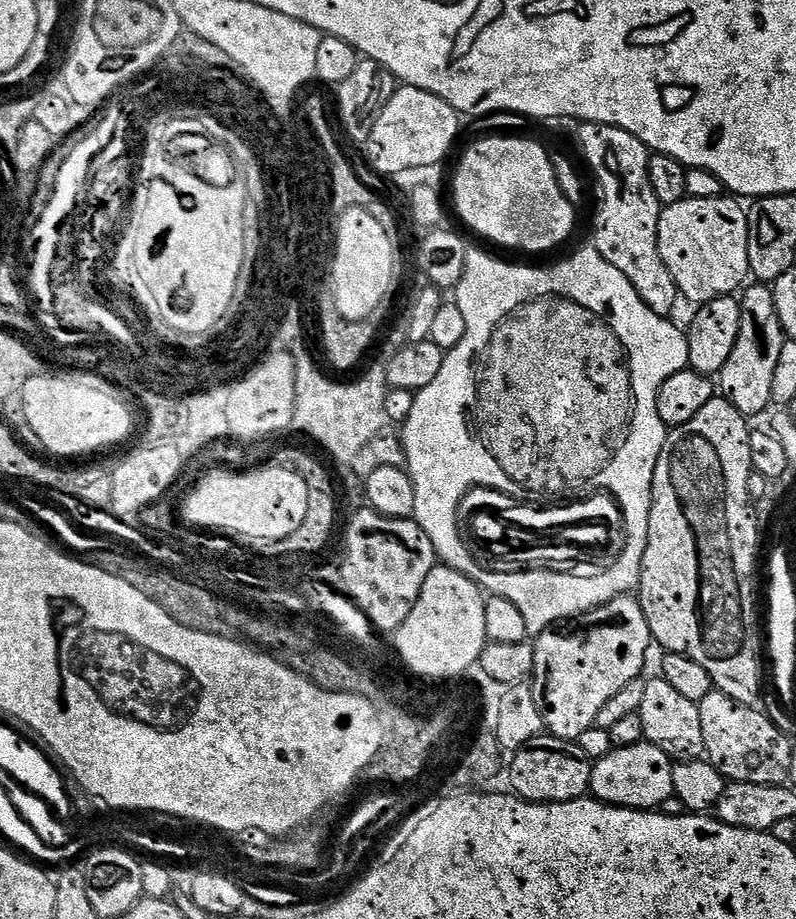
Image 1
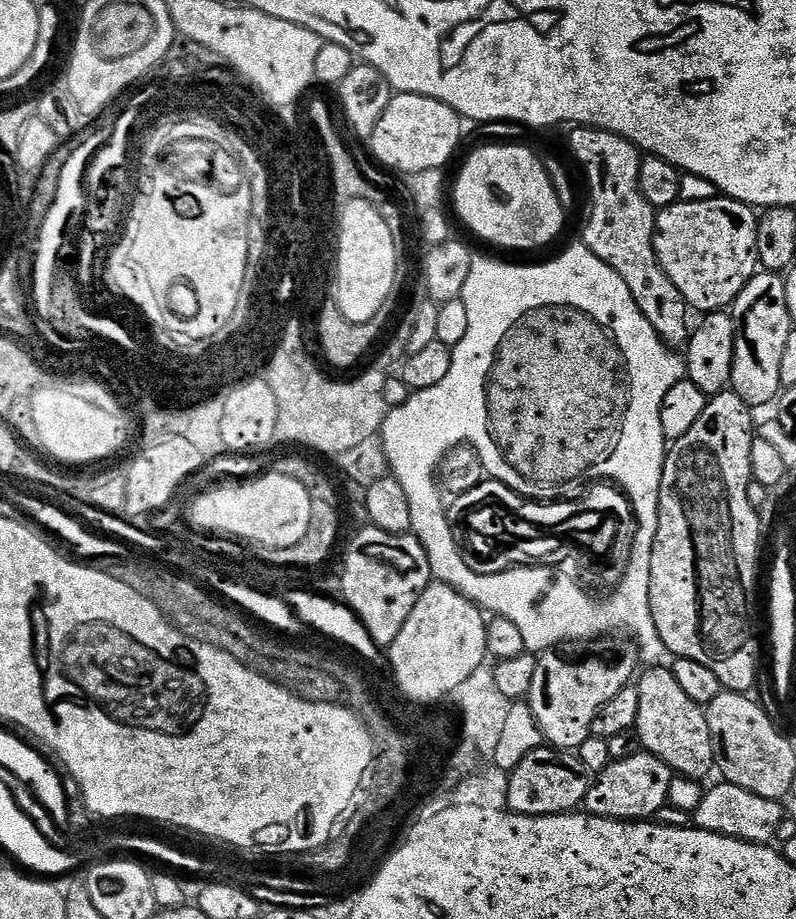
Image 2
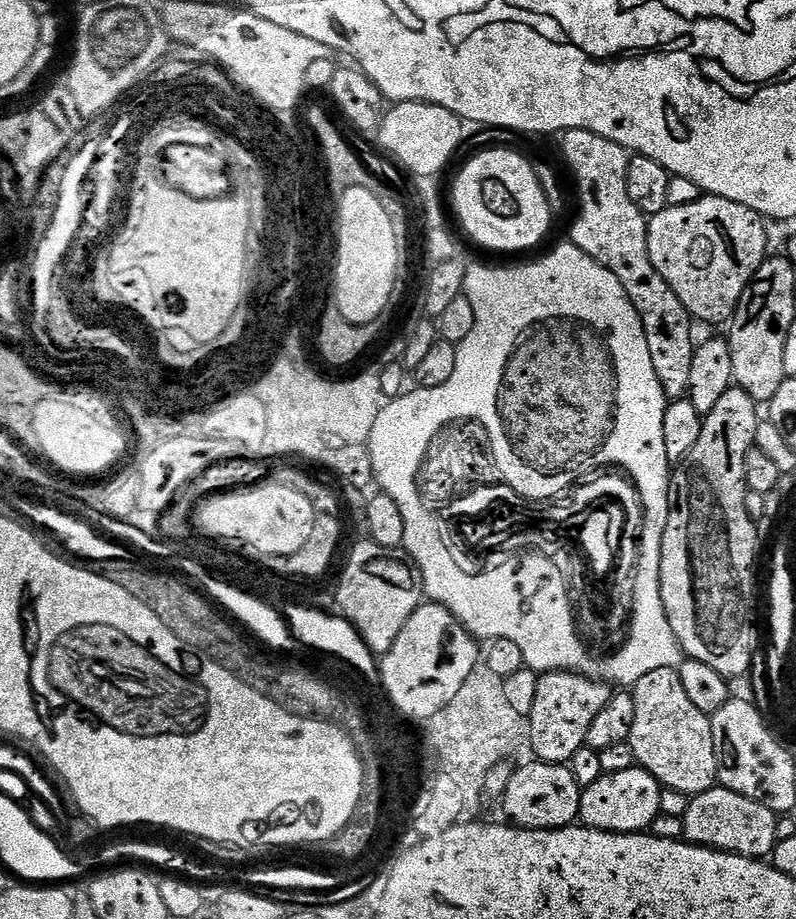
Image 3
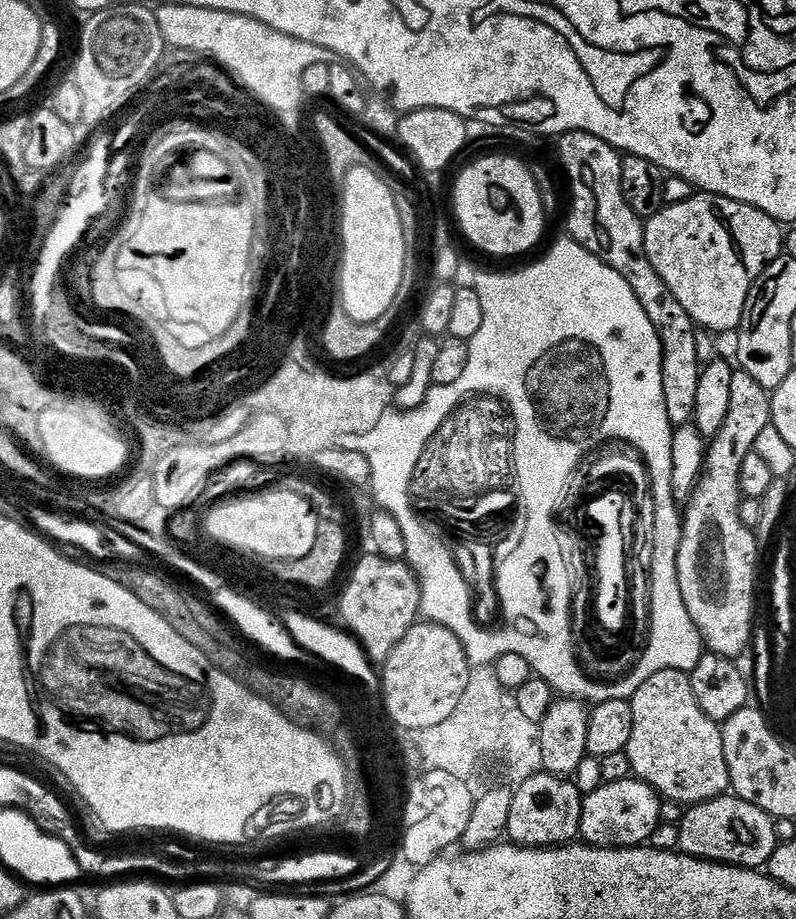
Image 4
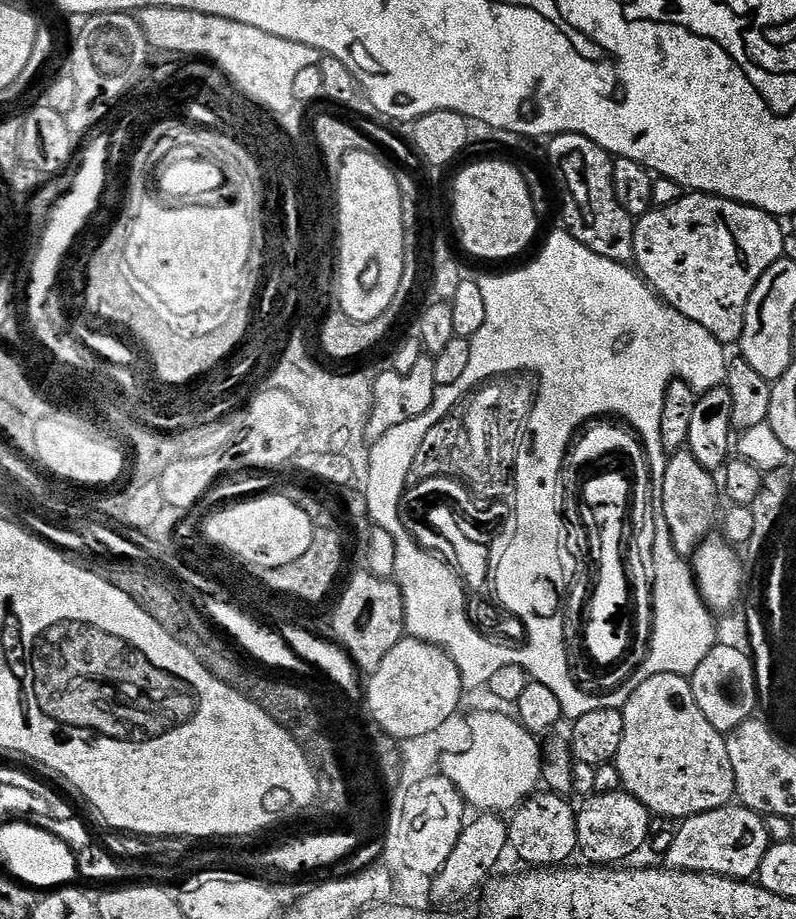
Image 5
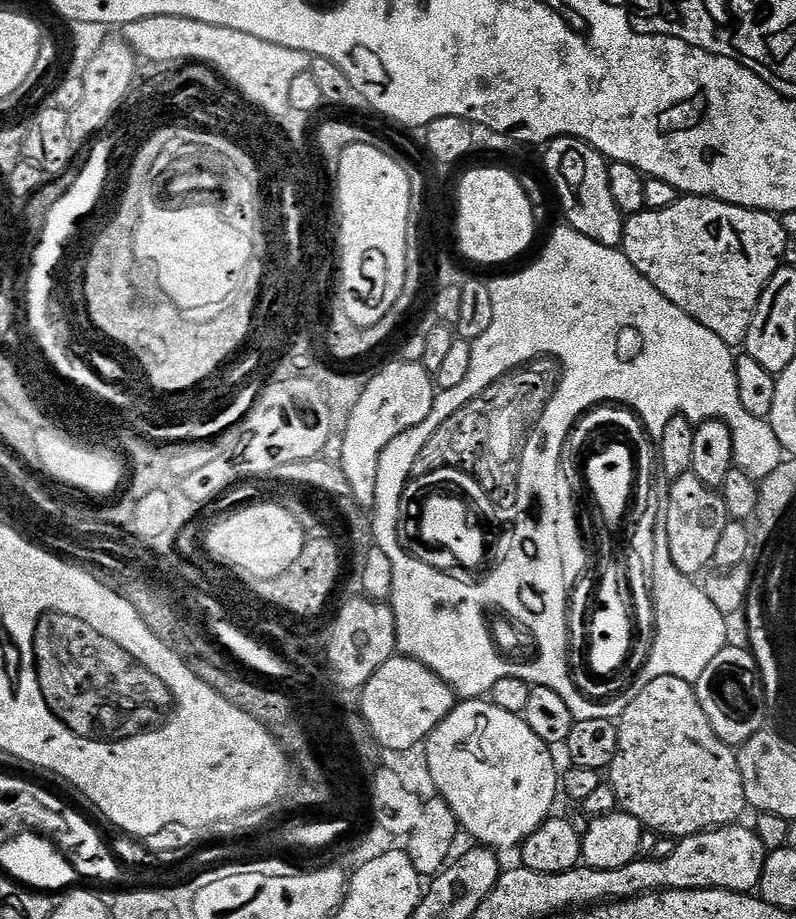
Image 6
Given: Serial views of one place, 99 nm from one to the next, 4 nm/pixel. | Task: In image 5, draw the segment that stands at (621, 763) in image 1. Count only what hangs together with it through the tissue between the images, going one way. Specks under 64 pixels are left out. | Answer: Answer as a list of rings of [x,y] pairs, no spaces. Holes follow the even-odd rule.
[[[626,791],[614,794],[595,794],[587,797],[579,805],[576,814],[576,829],[578,830],[578,852],[585,856],[587,863],[592,866],[616,866],[628,862],[640,847],[647,845],[650,840],[650,830],[653,815],[638,798]]]

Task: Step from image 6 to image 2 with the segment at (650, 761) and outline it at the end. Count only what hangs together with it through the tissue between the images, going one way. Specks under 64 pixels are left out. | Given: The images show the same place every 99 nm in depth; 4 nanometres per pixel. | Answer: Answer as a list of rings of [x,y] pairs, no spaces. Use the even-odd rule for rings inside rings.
[[[652,666],[644,677],[639,677],[636,689],[638,690],[638,722],[635,733],[640,737],[643,751],[653,752],[666,766],[672,768],[673,773],[689,776],[691,780],[703,781],[717,767],[716,751],[710,734],[710,722],[708,713],[694,698],[689,698],[682,690],[678,678],[674,678],[671,667]]]

